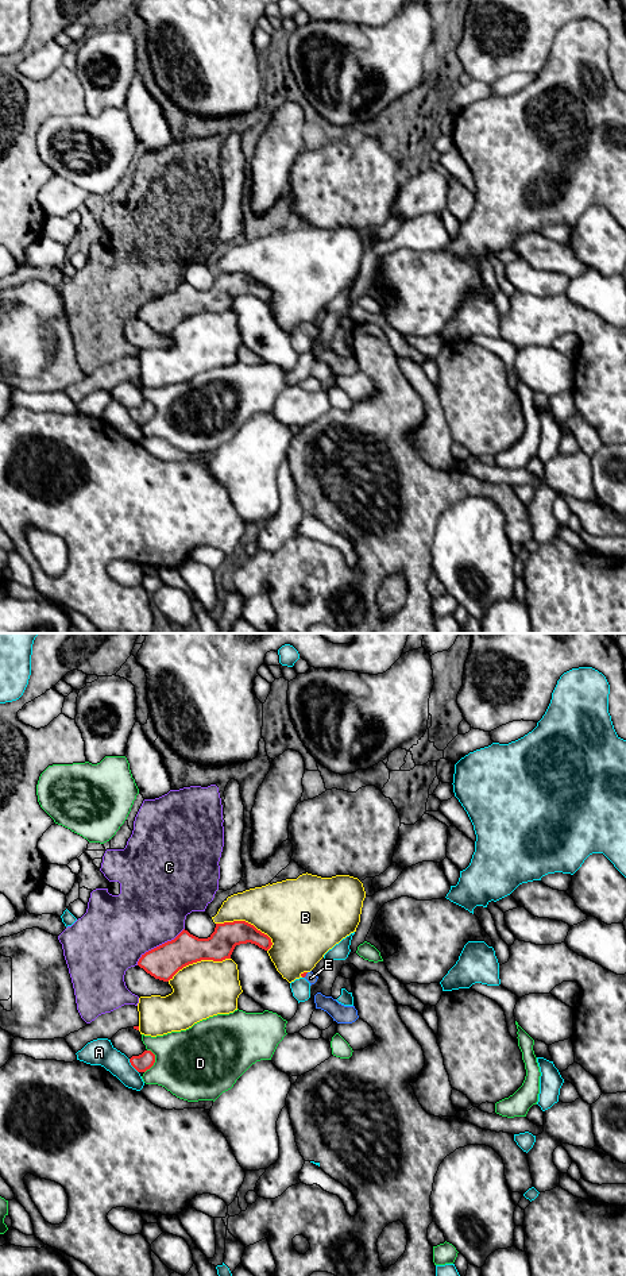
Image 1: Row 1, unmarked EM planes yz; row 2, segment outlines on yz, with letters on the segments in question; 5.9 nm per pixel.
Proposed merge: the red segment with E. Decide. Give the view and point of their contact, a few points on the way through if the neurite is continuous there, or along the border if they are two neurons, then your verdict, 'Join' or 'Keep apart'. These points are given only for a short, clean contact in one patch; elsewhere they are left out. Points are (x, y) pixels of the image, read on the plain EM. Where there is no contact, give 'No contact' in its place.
Touches red at yz (305, 327). Path across: yz (304, 326), (305, 327), (310, 330). Join

